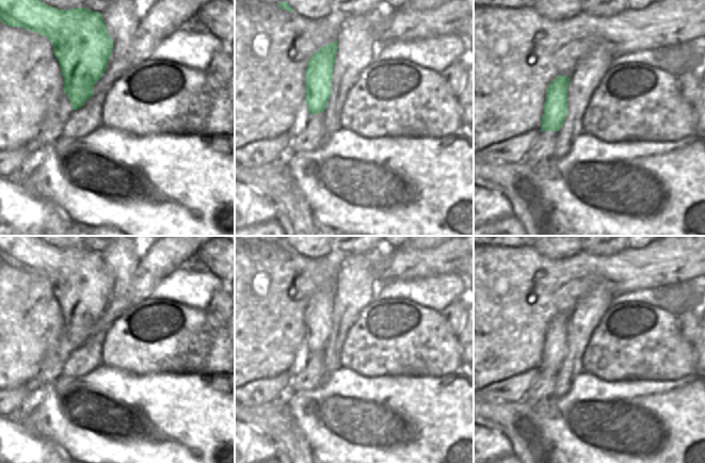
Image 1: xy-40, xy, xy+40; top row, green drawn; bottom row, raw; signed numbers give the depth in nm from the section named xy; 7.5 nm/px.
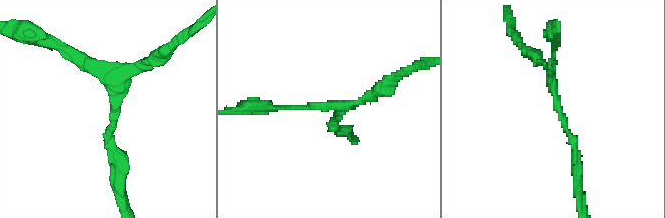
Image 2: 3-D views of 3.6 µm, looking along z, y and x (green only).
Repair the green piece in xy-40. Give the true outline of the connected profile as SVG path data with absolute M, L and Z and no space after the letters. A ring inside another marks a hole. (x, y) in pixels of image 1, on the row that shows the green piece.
M0 0L2 25L20 27L44 35L52 45L64 79L64 93L74 110L81 108L93 95L94 85L107 69L113 50L101 13L86 7L59 10L39 0Z

